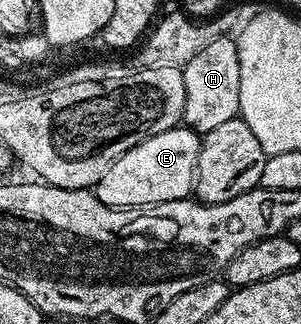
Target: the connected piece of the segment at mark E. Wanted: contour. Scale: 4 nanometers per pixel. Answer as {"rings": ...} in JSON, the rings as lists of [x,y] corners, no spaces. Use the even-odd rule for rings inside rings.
{"rings":[[[186,125],[174,126],[122,153],[105,170],[94,192],[111,209],[183,200],[193,190],[200,149],[201,136],[196,131]]]}

